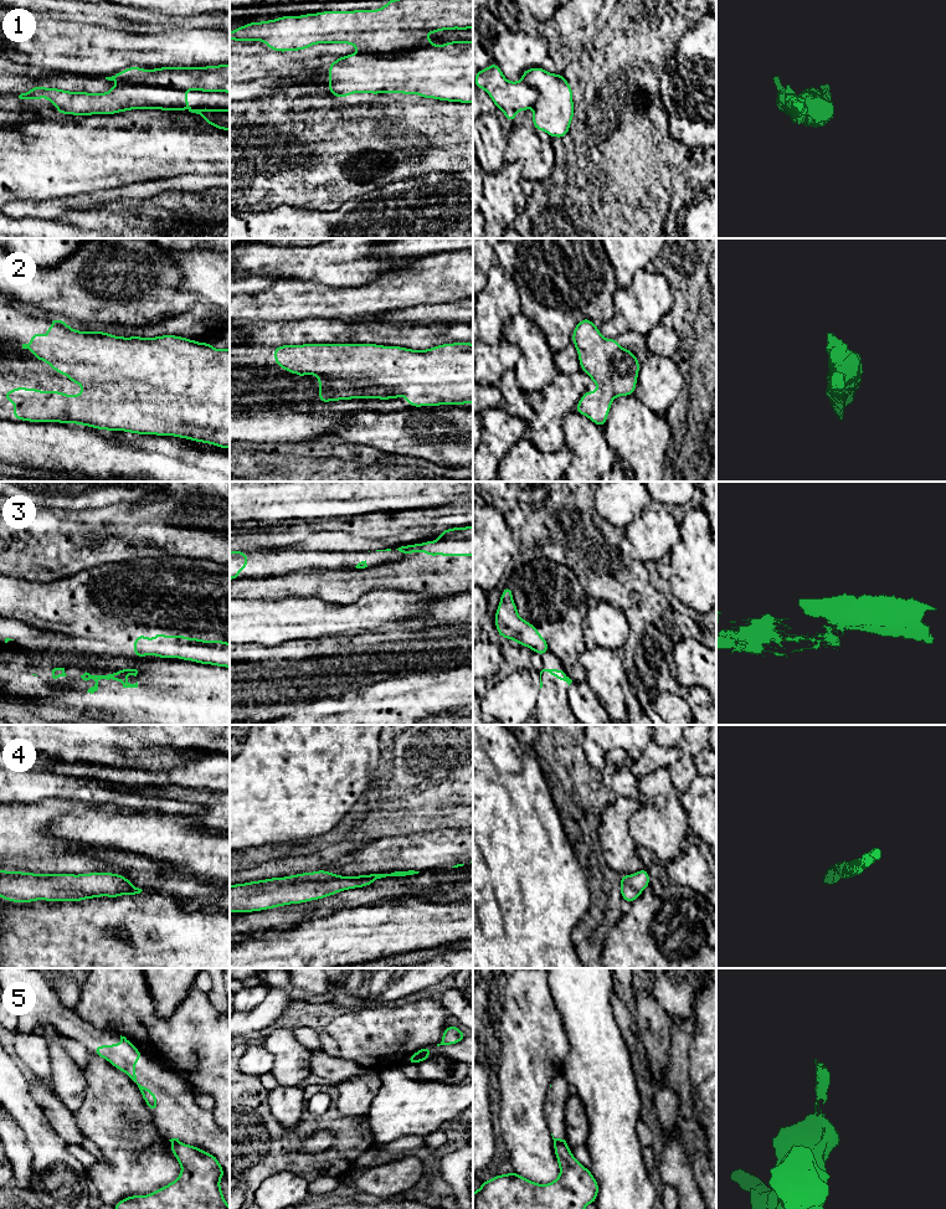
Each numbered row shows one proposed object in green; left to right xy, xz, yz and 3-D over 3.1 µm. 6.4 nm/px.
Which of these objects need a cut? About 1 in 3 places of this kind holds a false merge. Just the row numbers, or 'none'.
1, 3, 5

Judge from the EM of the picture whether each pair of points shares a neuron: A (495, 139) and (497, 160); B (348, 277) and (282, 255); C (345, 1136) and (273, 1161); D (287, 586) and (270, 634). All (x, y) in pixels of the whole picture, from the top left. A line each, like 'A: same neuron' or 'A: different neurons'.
A: same neuron
B: same neuron
C: same neuron
D: different neurons

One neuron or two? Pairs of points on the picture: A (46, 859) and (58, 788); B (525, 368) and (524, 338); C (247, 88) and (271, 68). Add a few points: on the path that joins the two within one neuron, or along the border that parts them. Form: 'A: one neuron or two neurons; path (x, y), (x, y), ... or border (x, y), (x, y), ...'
A: two neurons; border (86, 802), (66, 798), (41, 798), (29, 803)
B: one neuron; path (528, 360), (528, 345)
C: two neurons; border (286, 77), (255, 78), (242, 83)

